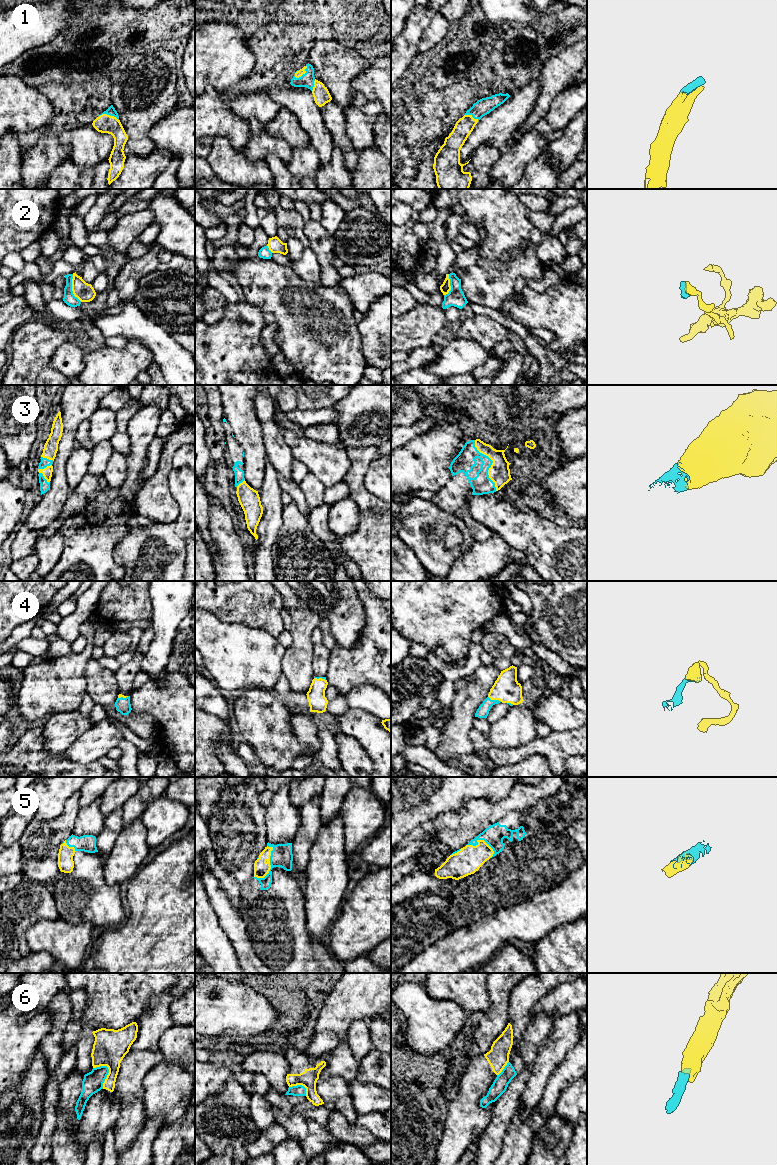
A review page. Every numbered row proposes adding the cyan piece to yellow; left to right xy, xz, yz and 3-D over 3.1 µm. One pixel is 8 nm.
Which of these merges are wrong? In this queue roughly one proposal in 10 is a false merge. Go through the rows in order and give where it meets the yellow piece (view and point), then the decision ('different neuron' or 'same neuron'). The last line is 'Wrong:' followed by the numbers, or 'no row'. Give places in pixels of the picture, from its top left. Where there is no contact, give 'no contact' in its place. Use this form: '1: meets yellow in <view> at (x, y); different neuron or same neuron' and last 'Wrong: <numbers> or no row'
1: meets yellow in xz at (304, 73); same neuron
2: meets yellow in xy at (72, 288); different neuron
3: meets yellow in yz at (492, 464); same neuron
4: meets yellow in yz at (495, 699); same neuron
5: meets yellow in xz at (270, 866); same neuron
6: meets yellow in xy at (106, 1077); different neuron
Wrong: 2, 6

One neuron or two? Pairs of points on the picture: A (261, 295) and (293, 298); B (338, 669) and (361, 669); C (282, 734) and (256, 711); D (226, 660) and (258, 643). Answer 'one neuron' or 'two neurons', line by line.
A: one neuron
B: one neuron
C: one neuron
D: one neuron

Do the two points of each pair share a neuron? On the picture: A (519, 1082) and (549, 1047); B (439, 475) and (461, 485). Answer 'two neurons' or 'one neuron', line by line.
A: two neurons
B: two neurons

